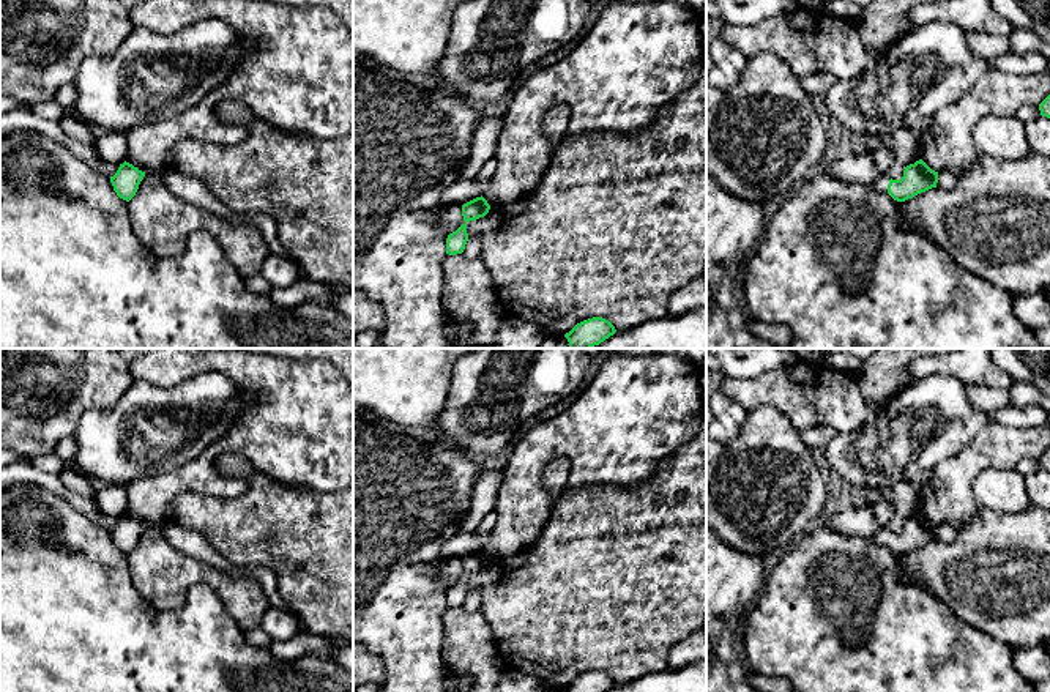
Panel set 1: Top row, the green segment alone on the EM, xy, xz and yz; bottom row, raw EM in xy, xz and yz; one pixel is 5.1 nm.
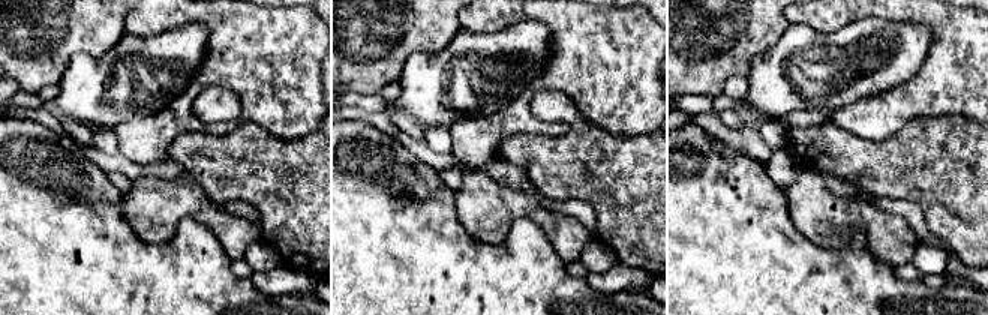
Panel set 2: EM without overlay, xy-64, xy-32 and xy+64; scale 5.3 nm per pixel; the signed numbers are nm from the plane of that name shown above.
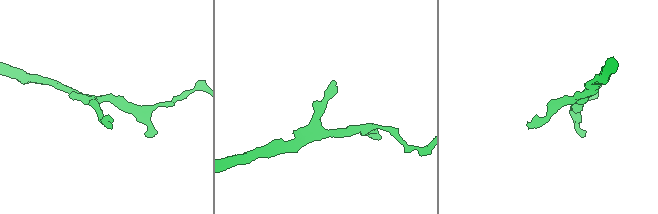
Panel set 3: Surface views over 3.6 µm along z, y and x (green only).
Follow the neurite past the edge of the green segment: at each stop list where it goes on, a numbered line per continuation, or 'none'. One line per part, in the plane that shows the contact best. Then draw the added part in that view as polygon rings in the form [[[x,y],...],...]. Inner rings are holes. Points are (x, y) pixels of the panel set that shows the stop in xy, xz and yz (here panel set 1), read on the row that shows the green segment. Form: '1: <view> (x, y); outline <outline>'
1: yz (882, 182); outline [[[888,173],[880,175],[880,177],[872,183],[872,186],[873,186],[877,191],[880,191],[880,192],[888,194],[889,180],[891,180],[891,178],[889,178]]]

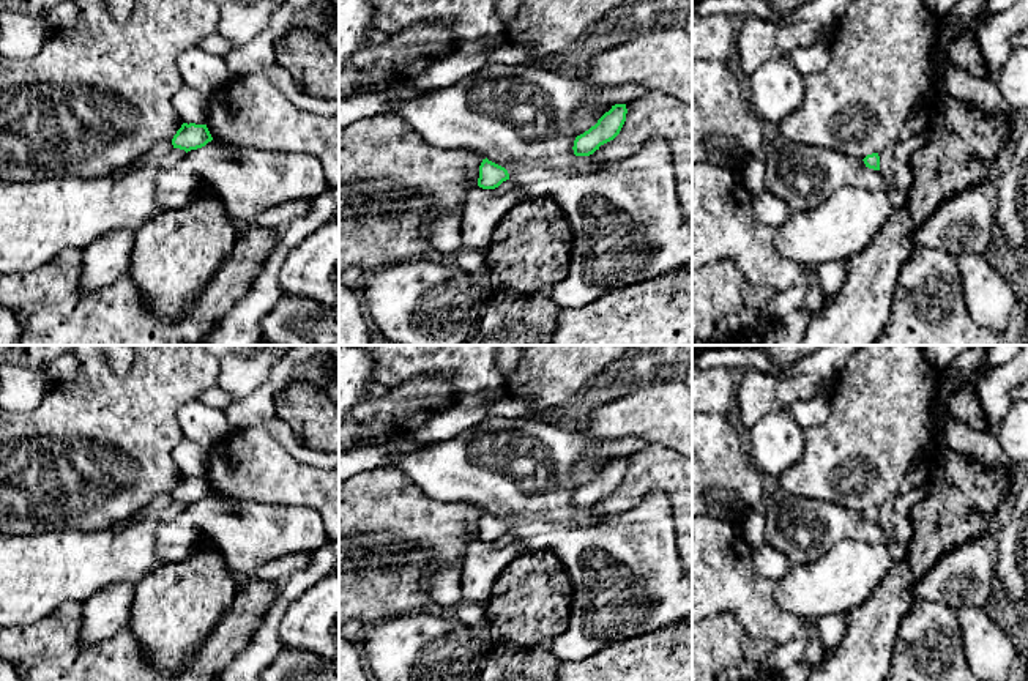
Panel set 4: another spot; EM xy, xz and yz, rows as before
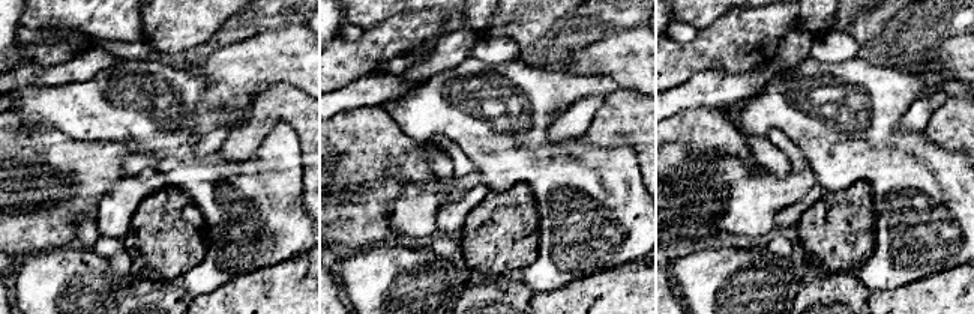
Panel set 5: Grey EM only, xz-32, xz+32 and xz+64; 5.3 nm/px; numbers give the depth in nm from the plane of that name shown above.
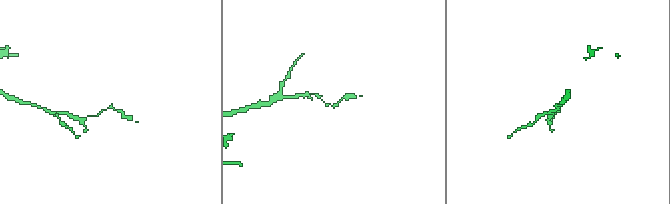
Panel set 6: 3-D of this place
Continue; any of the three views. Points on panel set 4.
none

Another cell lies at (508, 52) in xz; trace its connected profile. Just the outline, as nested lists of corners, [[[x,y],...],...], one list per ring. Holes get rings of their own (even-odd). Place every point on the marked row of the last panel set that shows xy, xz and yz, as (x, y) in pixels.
[[[506,39],[489,54],[490,61],[520,66],[531,66],[538,58],[542,57],[544,55]]]

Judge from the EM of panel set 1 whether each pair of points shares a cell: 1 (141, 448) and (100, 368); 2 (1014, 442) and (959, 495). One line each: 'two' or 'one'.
1: two
2: one

